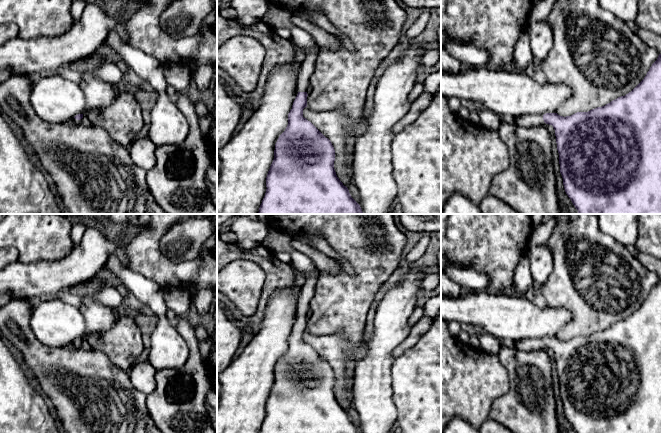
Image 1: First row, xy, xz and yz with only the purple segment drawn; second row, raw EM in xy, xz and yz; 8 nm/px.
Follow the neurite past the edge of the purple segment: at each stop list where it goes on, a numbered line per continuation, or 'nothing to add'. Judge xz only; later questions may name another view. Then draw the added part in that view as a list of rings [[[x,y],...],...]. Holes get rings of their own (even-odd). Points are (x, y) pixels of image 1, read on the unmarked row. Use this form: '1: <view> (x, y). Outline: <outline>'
1: xz (277, 241). Outline: [[[267,225],[267,229],[267,238],[263,241],[262,245],[274,253],[288,252],[291,255],[291,265],[299,274],[305,277],[305,282],[299,297],[298,316],[307,316],[310,301],[317,288],[321,272],[307,255],[290,245],[293,236],[273,226]]]

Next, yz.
1: yz (526, 344). Outline: [[[523,339],[509,345],[520,351],[536,351],[539,349],[546,349],[543,344],[543,339]]]

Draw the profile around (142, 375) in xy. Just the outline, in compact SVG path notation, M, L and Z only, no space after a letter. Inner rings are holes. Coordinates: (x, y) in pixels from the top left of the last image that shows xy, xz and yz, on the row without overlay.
M136 362L128 371L133 386L145 395L152 393L156 388L156 372L149 362Z

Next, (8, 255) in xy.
M0 248L0 270L7 267L10 263L19 260L19 253L16 248Z

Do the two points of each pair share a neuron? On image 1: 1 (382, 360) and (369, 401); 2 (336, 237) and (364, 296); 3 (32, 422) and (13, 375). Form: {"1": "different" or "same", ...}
{"1": "same", "2": "same", "3": "same"}

